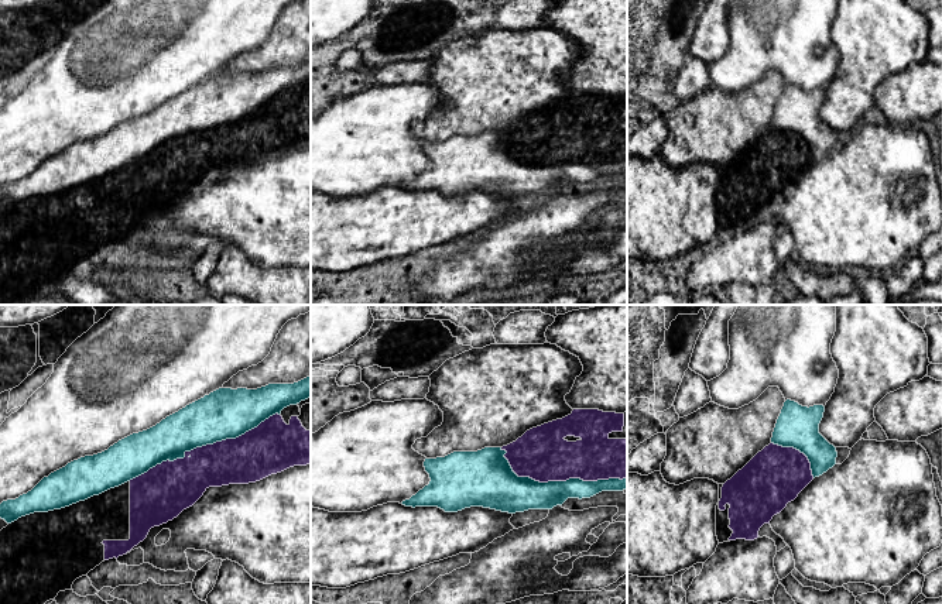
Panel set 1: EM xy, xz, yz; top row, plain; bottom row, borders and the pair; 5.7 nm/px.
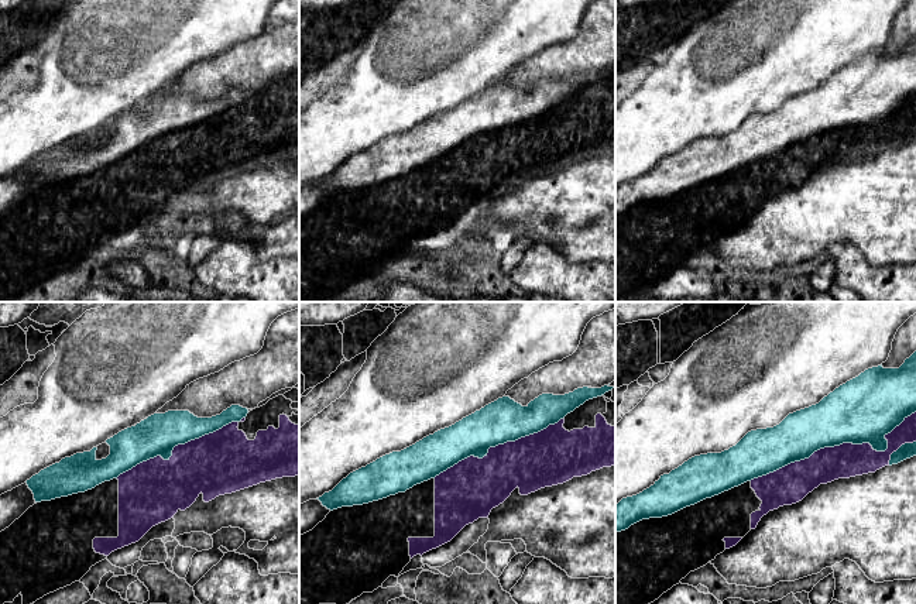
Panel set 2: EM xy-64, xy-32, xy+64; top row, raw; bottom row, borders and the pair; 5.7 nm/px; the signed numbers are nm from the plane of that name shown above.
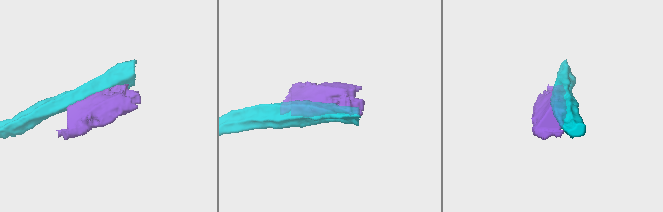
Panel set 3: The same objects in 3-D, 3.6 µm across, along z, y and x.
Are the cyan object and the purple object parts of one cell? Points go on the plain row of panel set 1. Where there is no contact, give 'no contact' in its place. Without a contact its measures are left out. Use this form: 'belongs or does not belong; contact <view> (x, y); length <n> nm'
does not belong; contact xy (202, 129); length 950 nm

